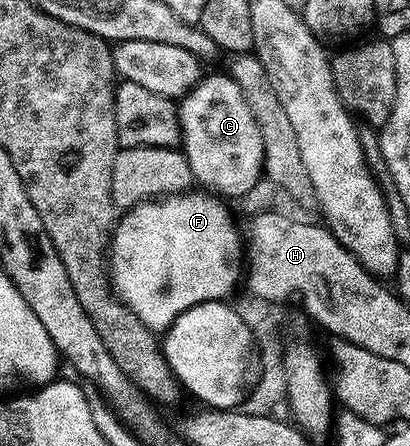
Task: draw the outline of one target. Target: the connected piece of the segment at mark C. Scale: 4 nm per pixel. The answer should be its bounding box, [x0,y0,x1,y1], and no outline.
[178,72,264,197]

